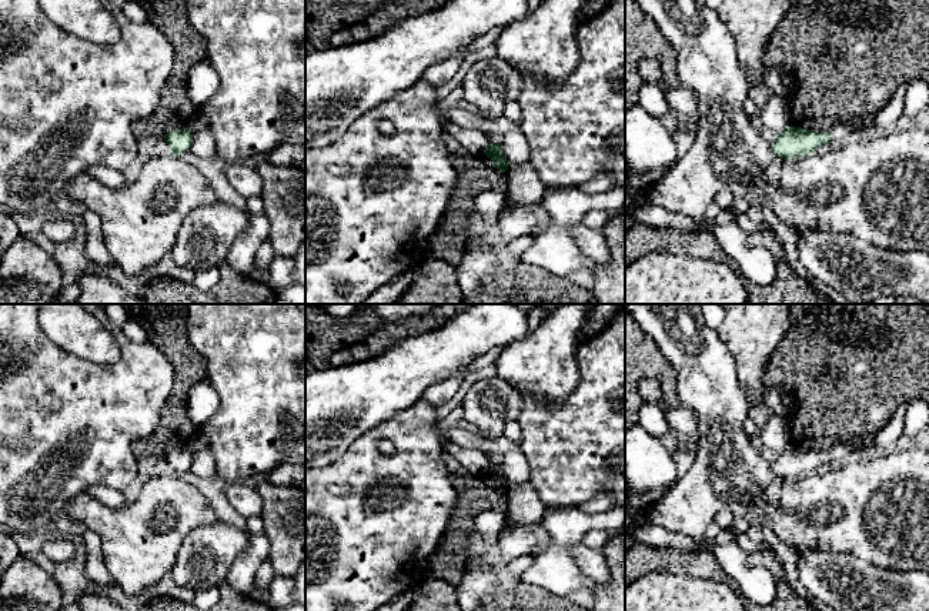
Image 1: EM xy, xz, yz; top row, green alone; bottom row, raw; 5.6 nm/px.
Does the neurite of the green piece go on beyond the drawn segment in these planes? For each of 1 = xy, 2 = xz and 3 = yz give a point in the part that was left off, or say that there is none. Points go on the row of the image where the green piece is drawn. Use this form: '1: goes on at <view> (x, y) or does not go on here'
1: does not go on here
2: does not go on here
3: does not go on here

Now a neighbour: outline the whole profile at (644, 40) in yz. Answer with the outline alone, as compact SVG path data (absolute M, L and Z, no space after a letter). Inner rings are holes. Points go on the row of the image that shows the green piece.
M625 0L625 110L638 103L639 89L646 83L639 74L642 60L656 60L661 64L664 89L681 84L676 76L676 51L636 0Z

